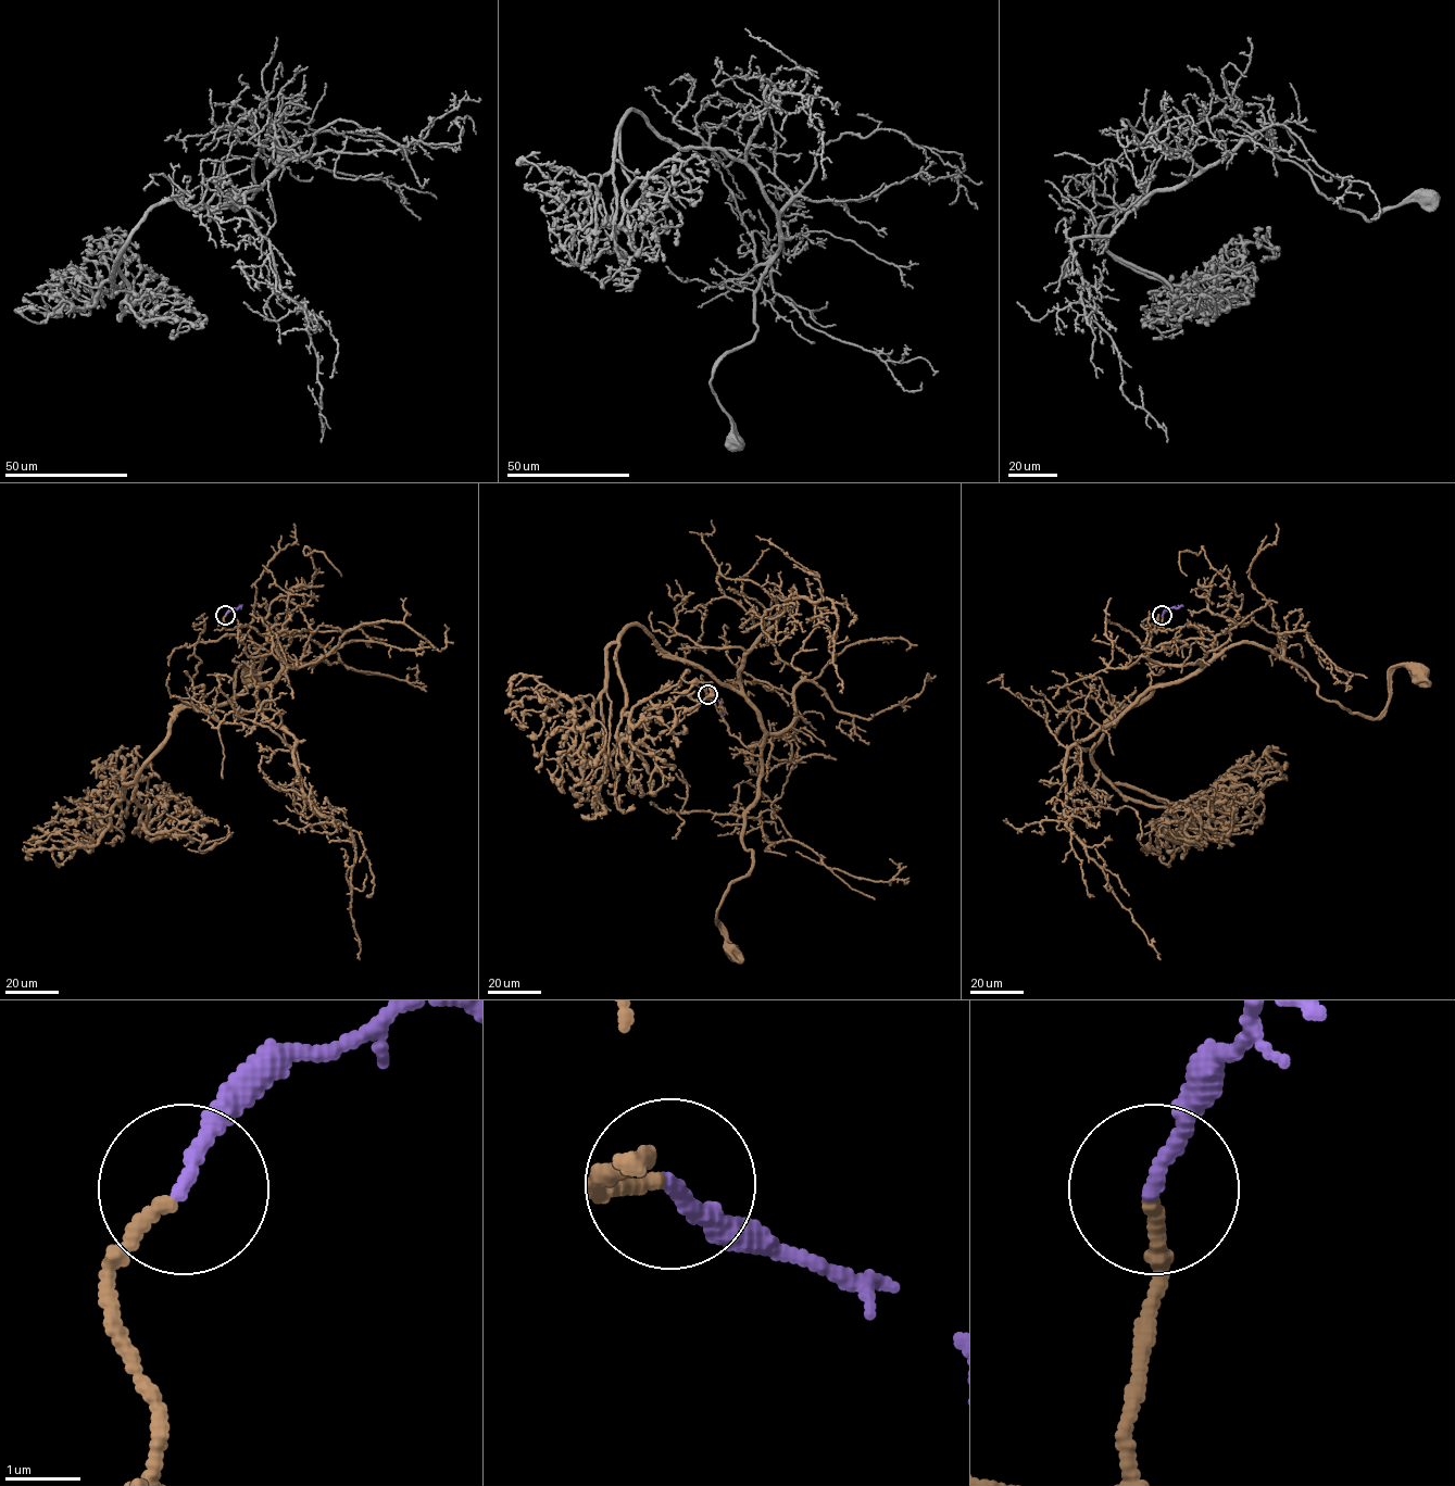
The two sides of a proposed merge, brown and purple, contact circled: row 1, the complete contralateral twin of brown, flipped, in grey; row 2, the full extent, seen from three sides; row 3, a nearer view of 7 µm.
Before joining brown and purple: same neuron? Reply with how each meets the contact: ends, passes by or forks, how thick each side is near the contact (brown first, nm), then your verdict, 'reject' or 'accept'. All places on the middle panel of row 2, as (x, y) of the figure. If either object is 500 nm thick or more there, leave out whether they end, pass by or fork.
brown ends; purple ends; calibres 190 and 200 nm; accept

